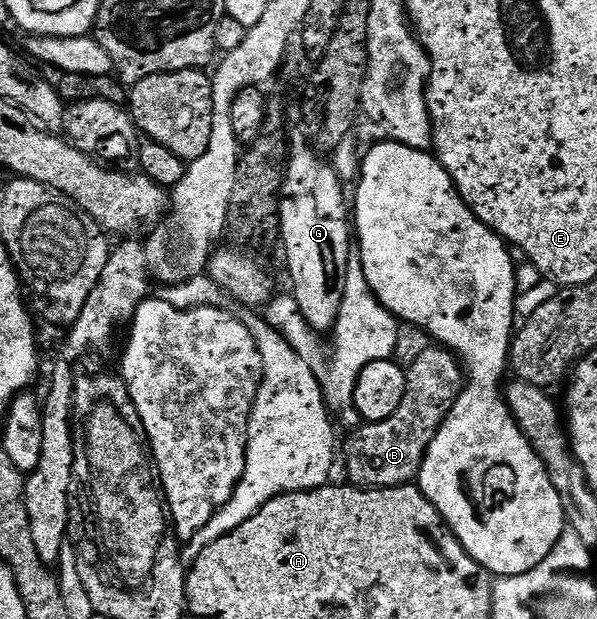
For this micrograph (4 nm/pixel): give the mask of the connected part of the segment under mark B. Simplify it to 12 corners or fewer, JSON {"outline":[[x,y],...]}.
{"outline":[[454,351],[405,369],[397,413],[342,444],[360,489],[418,480],[463,391]]}

